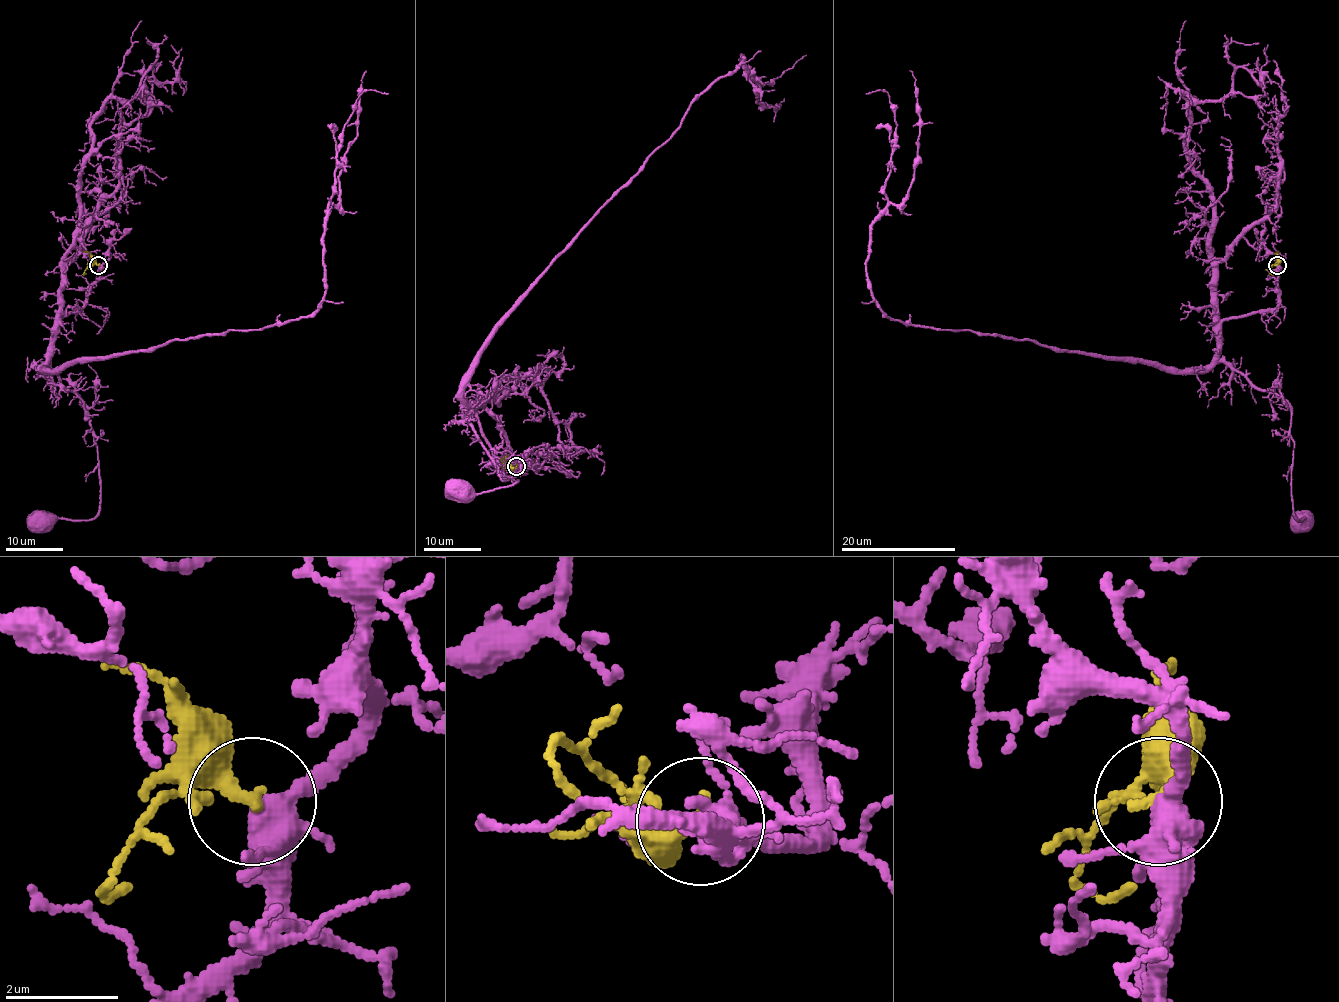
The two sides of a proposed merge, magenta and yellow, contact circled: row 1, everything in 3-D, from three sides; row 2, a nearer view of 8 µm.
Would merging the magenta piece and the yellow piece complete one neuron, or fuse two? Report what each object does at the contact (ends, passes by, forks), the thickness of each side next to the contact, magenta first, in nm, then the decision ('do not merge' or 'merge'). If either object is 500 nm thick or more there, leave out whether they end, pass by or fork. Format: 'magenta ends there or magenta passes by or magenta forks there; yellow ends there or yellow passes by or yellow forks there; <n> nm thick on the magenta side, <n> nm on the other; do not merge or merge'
magenta forks there; yellow ends there; 360 nm thick on the magenta side, 320 nm on the other; merge

